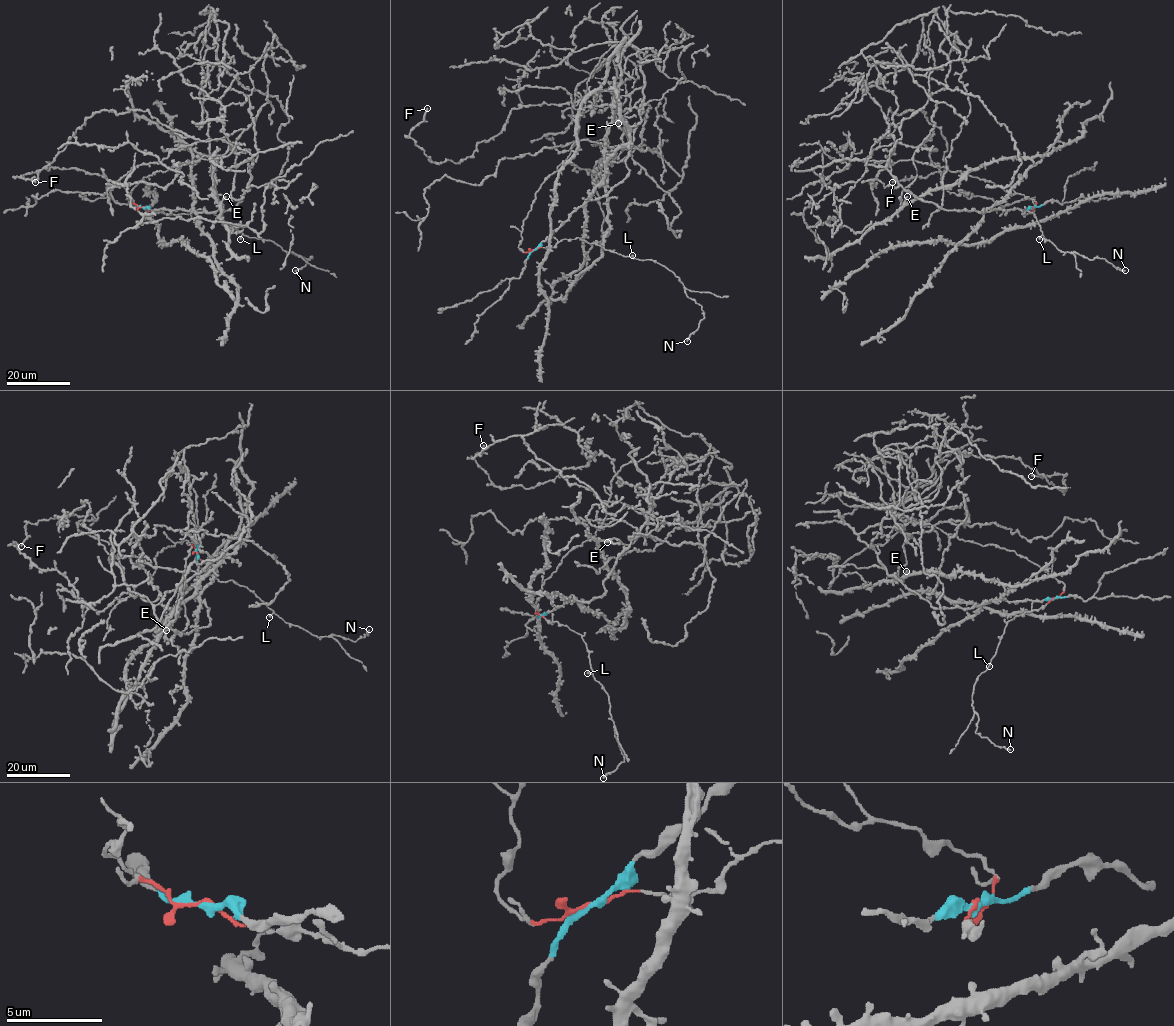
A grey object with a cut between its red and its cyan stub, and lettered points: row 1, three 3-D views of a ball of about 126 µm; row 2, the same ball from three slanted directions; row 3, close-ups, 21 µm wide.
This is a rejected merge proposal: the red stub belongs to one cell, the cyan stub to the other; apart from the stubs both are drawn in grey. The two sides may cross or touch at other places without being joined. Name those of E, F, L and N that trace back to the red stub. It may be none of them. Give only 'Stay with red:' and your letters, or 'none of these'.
Stay with red: L, N

